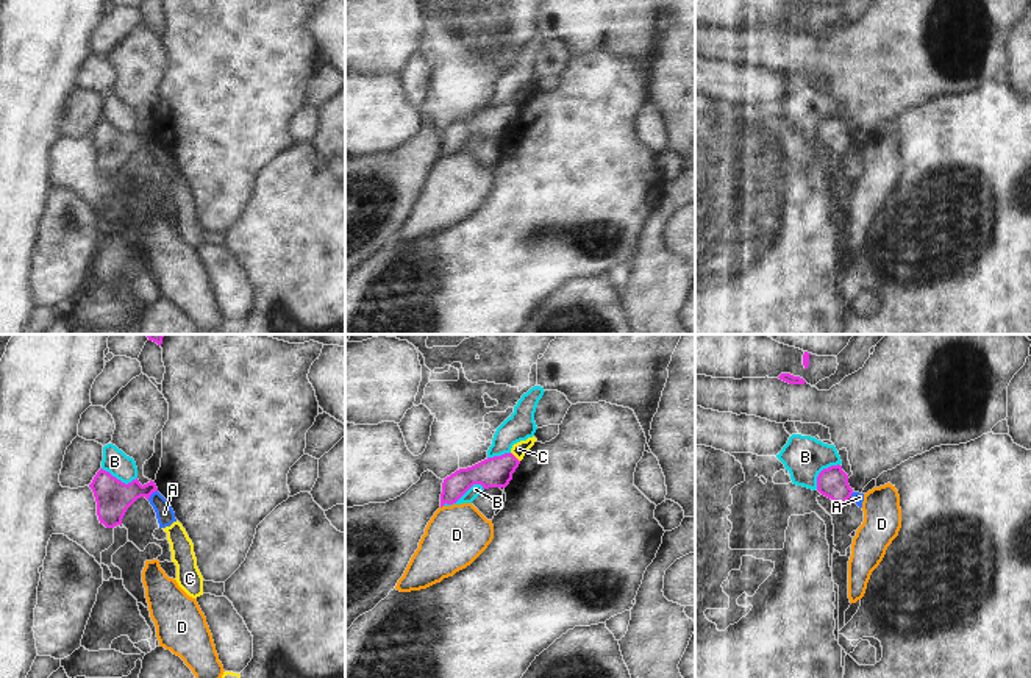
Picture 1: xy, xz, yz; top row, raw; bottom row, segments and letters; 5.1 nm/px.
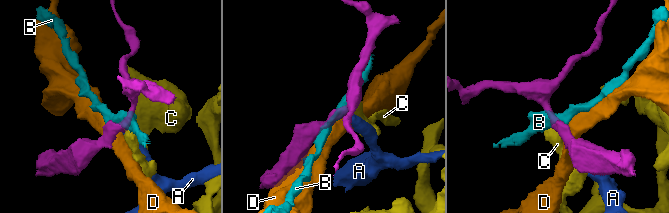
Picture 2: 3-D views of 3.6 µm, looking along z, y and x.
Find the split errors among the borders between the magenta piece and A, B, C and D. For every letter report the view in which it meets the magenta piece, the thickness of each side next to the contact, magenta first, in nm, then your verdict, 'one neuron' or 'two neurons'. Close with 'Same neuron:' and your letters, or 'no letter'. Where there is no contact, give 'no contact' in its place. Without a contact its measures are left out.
A: contact in xy; calibres 180 and 90 nm; two neurons
B: contact in xz; calibres 160 and 60 nm; two neurons
C: contact in xz; calibres 160 and 70 nm; two neurons
D: no contact; two neurons
Same neuron: no letter

